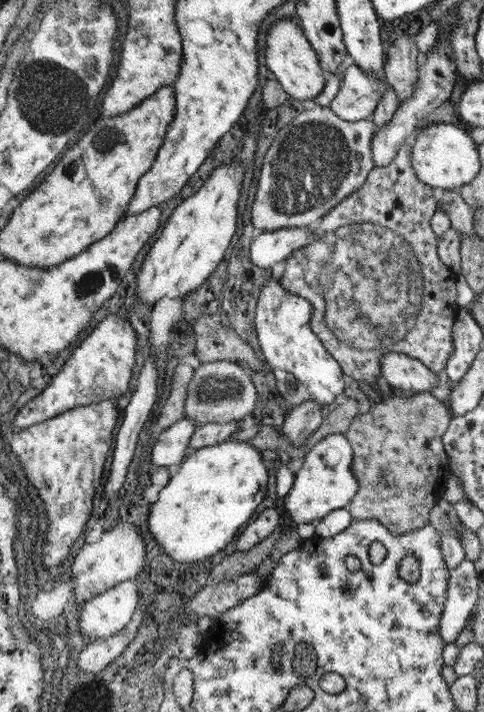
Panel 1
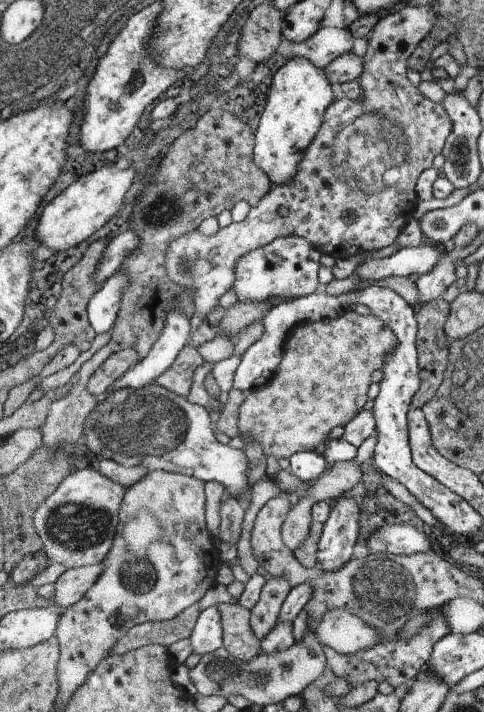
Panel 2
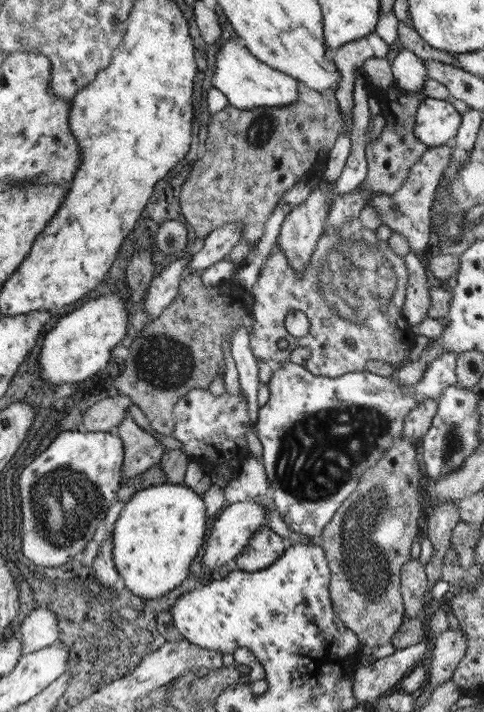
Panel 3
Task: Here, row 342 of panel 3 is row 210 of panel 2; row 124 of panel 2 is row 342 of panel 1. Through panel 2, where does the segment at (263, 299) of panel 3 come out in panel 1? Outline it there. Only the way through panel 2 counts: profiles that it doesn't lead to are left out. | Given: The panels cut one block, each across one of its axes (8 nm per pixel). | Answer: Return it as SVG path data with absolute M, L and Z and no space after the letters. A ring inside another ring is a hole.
M447 102L447 104L441 104L435 112L431 112L431 116L425 118L423 124L419 124L417 130L415 130L415 132L407 138L407 142L399 148L399 152L397 152L397 156L393 158L393 162L391 162L389 166L373 168L373 170L369 172L365 184L363 184L359 190L351 192L345 200L341 200L341 204L339 204L337 208L333 208L331 212L327 212L327 216L323 216L323 220L319 220L317 228L313 230L313 232L315 232L315 240L313 240L309 246L299 248L297 252L293 252L293 254L285 260L285 270L283 270L283 274L279 276L279 284L281 284L287 292L291 292L291 294L295 294L295 296L301 296L303 300L309 300L309 302L311 302L311 306L313 306L313 314L311 314L311 322L309 322L311 330L317 334L317 338L321 340L321 344L325 346L325 350L339 362L341 372L347 374L347 376L351 376L355 382L375 382L377 376L383 376L381 356L385 356L385 354L389 354L389 352L393 352L393 354L405 354L405 356L409 356L409 358L415 358L415 360L419 360L425 368L429 368L433 374L439 374L441 370L445 370L447 360L449 360L447 356L449 356L449 352L453 352L453 340L451 340L449 332L453 332L451 324L455 324L455 322L453 322L453 316L455 316L455 286L457 286L457 282L455 282L453 272L449 272L449 270L445 268L445 264L441 262L441 258L439 258L439 254L437 254L439 240L437 240L437 236L435 236L435 232L433 232L433 228L431 228L431 218L435 218L435 212L439 210L439 204L437 204L435 198L431 196L431 190L433 190L433 188L427 186L427 184L423 184L423 182L417 178L415 170L413 170L413 164L411 164L411 150L413 150L413 148L411 148L411 146L415 144L415 136L417 136L419 130L425 130L425 128L429 128L429 126L433 126L433 124L457 124L457 122L459 122L459 112L455 112L453 104L449 104L449 102Z

